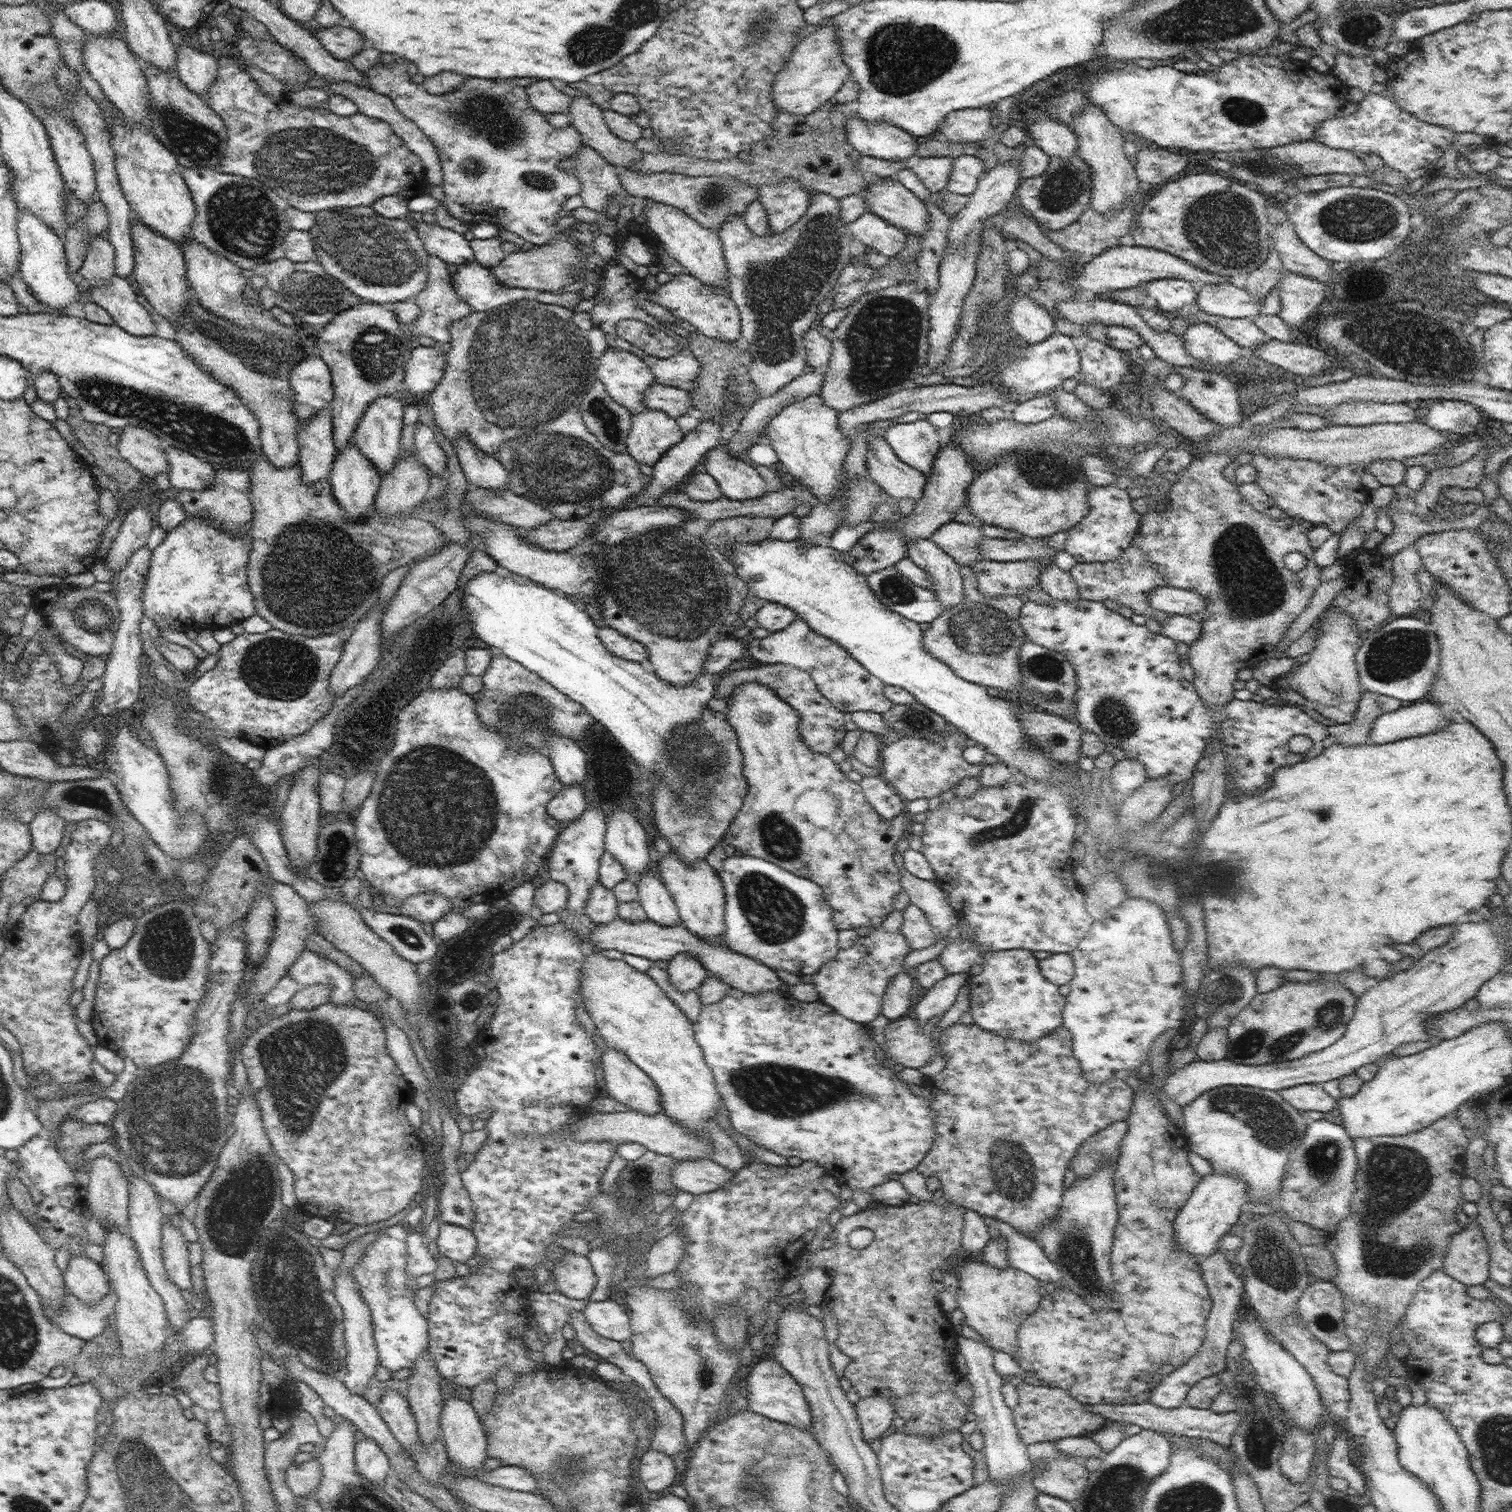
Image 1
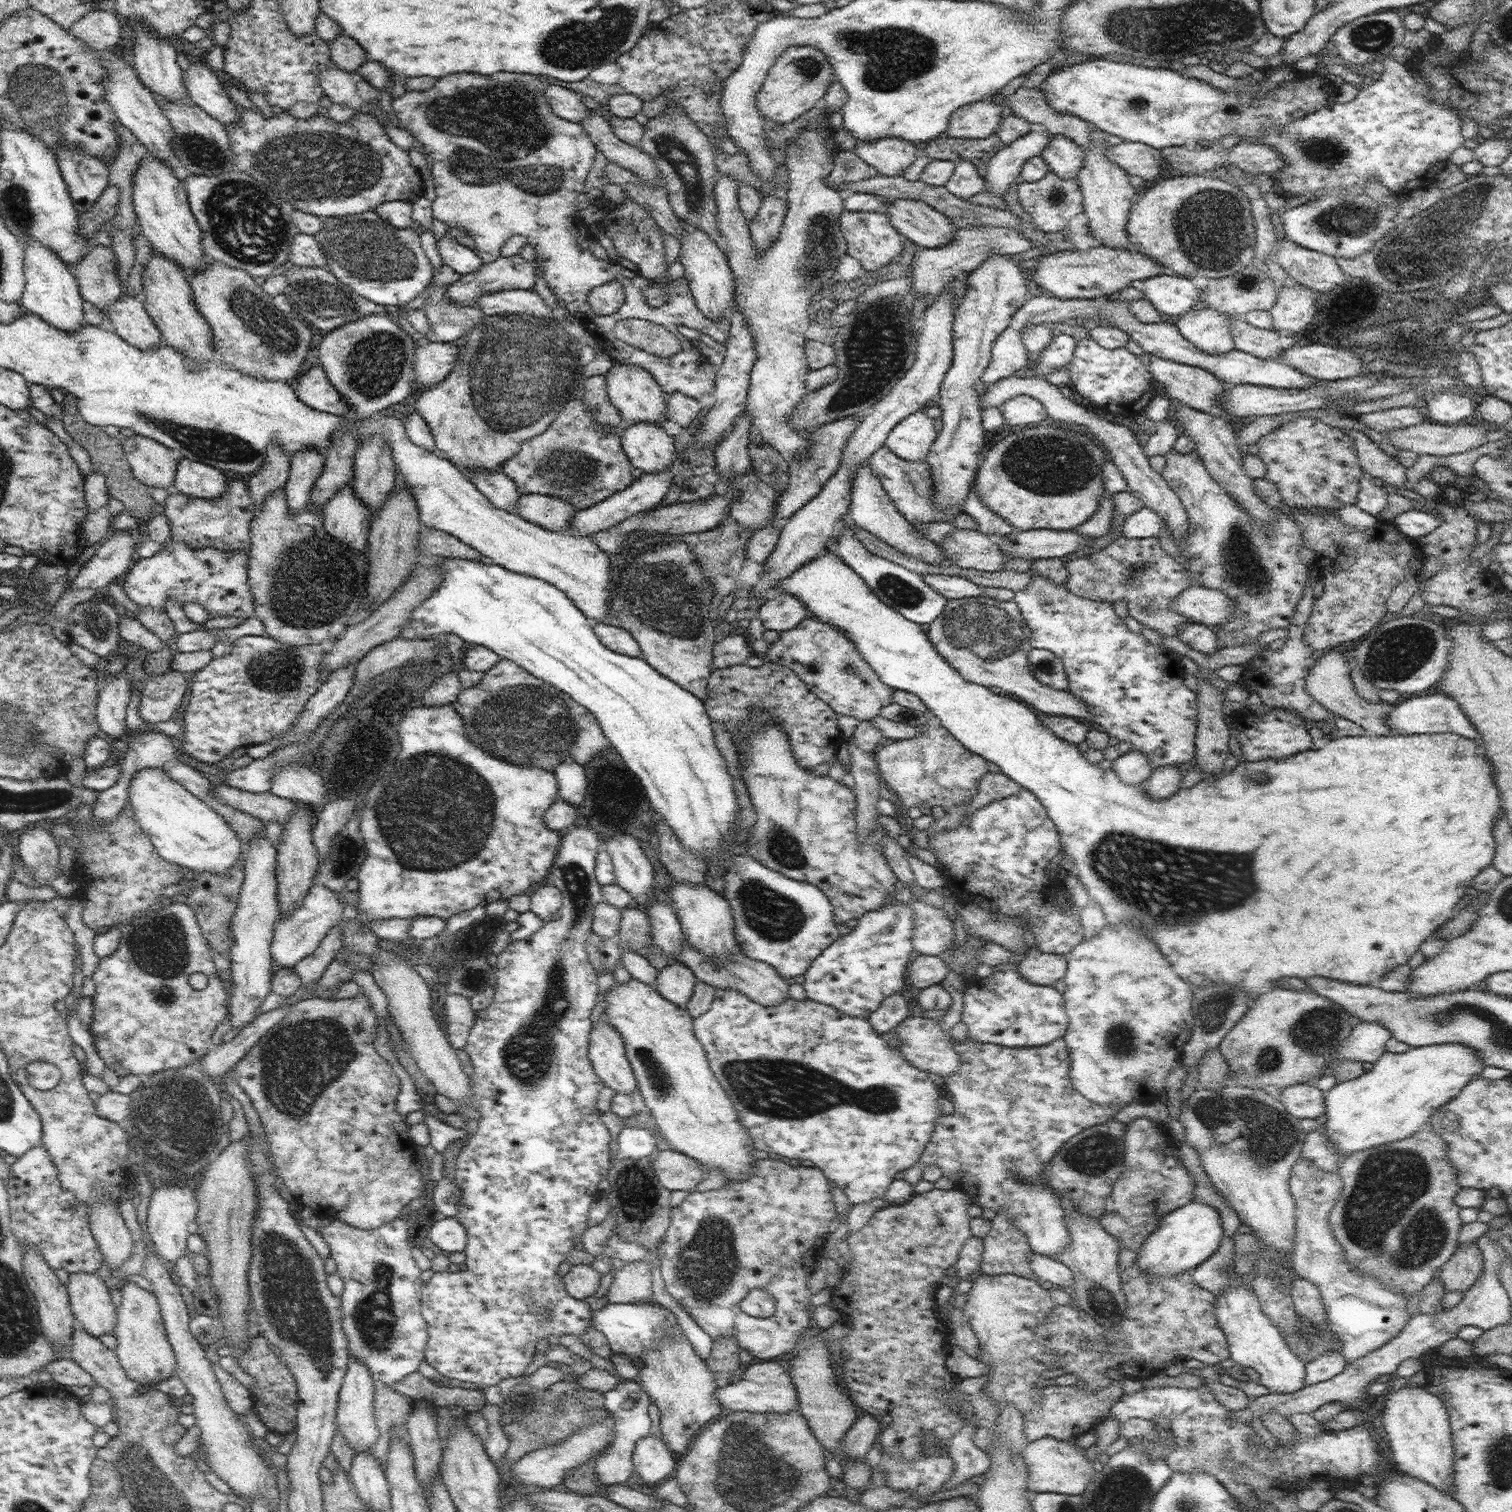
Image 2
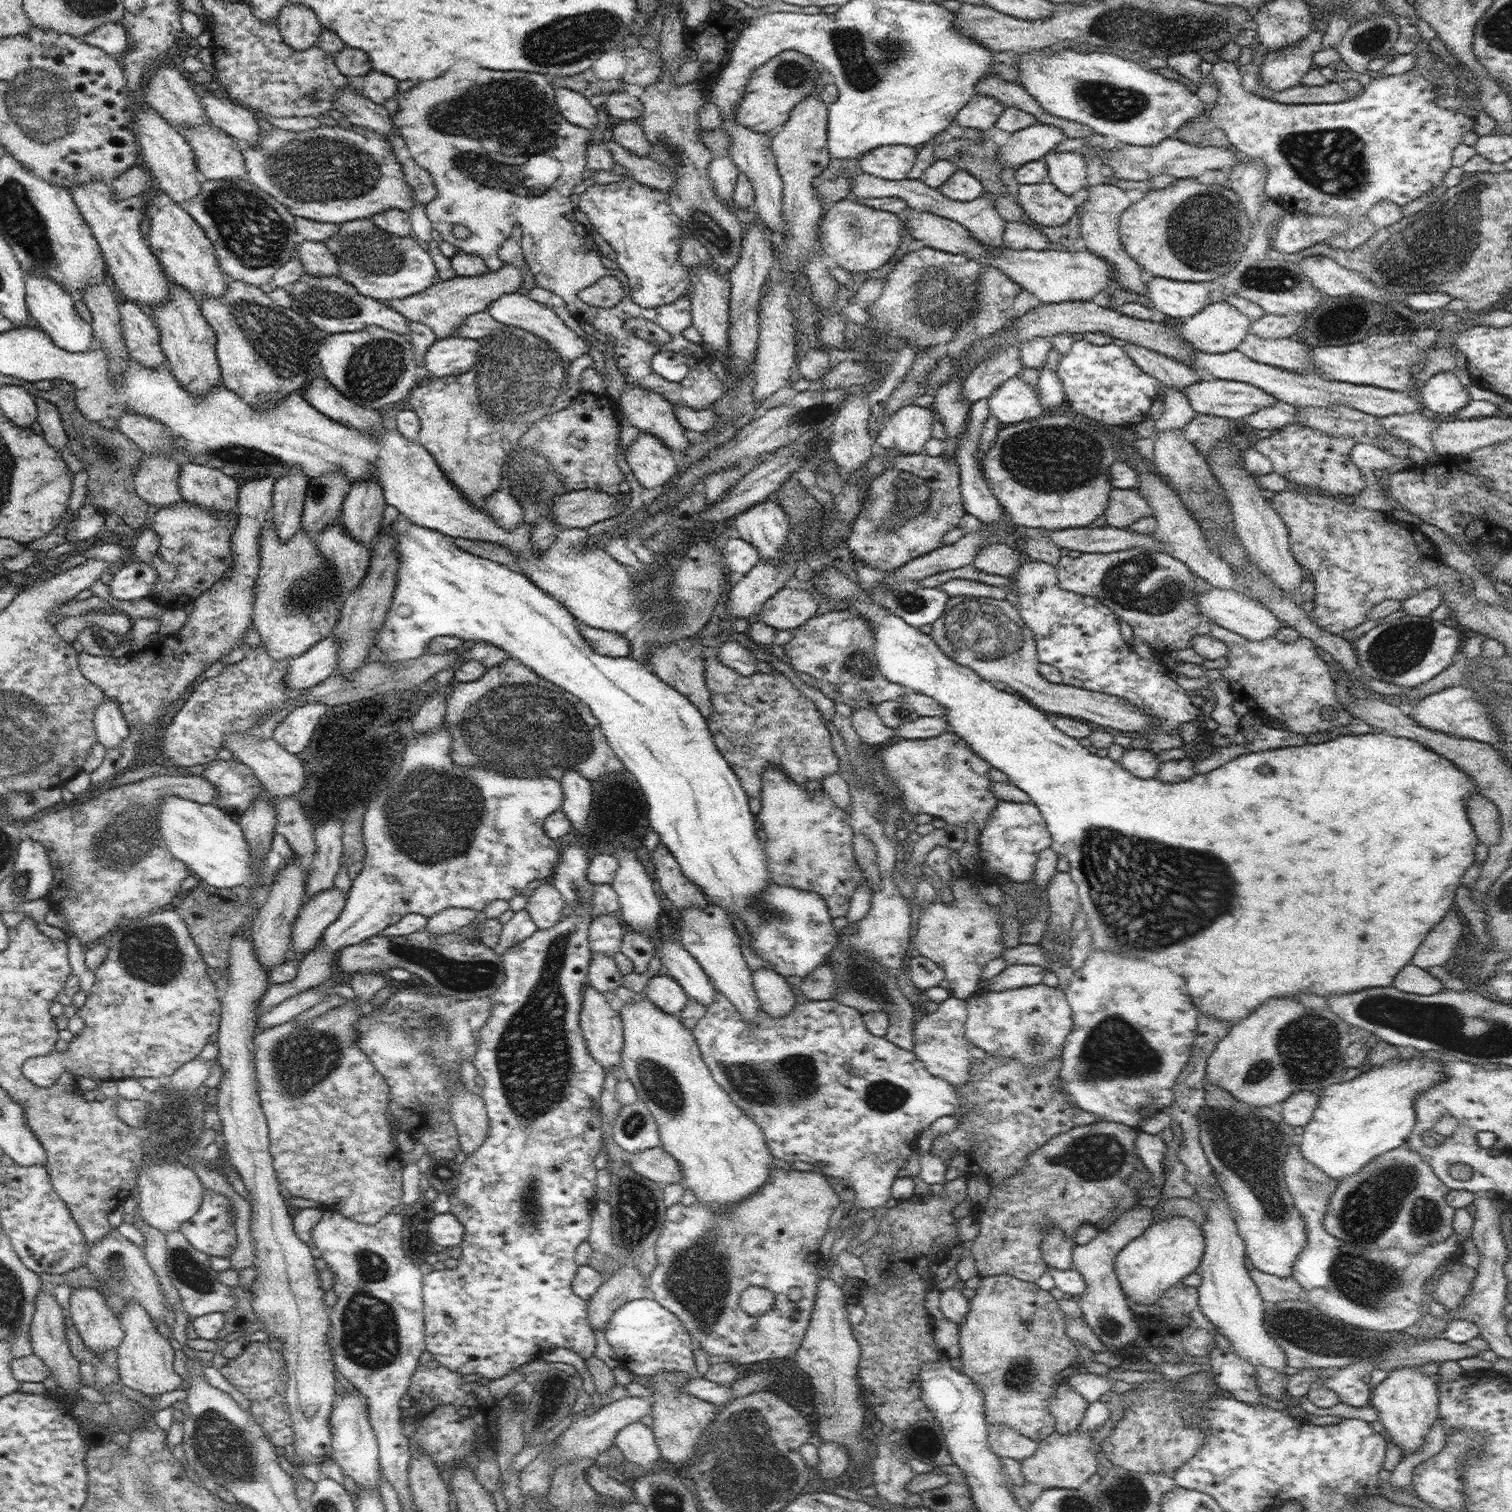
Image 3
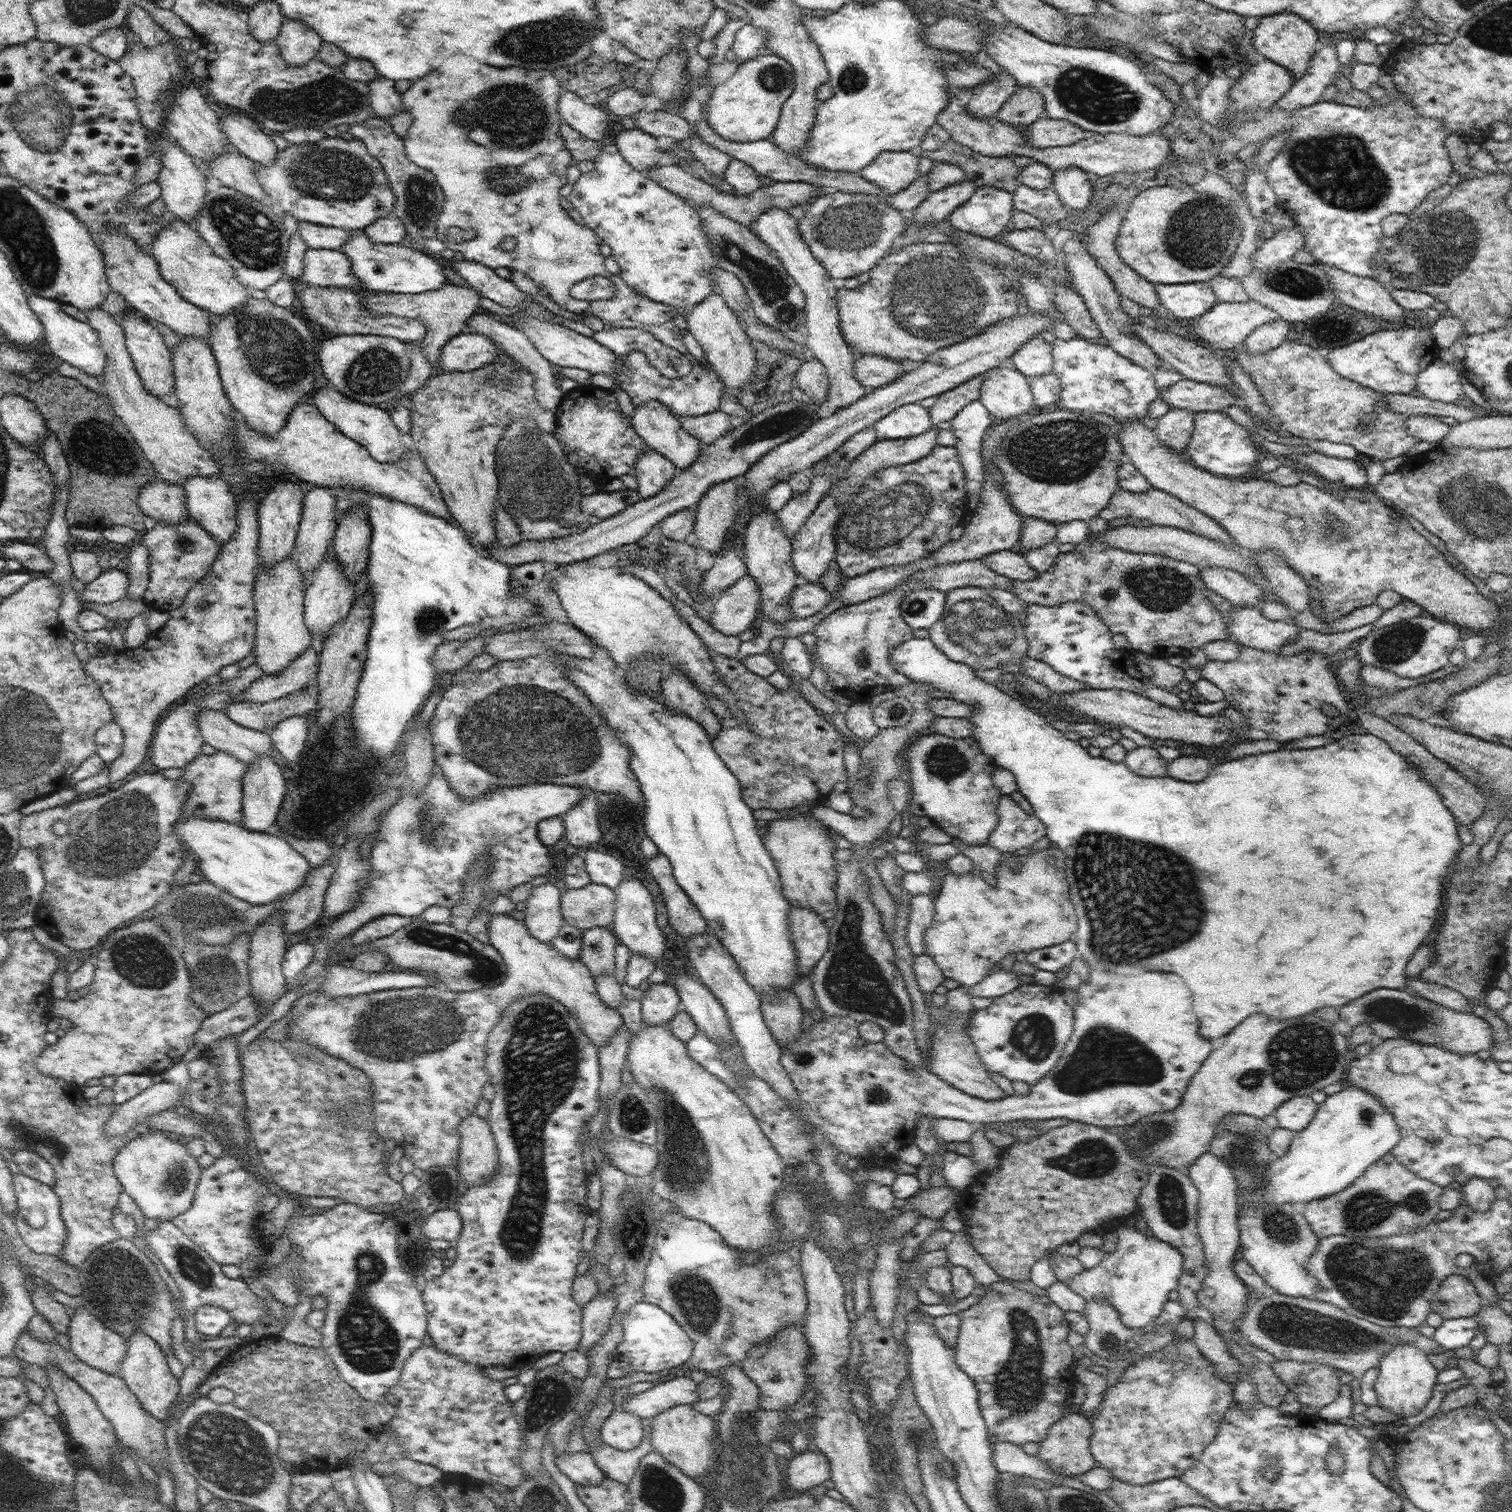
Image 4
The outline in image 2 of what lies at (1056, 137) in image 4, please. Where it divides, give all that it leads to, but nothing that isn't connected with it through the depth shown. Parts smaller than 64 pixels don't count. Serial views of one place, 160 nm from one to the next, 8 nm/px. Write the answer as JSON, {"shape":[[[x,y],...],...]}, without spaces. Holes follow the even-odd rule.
{"shape":[[[1028,131],[996,153],[989,161],[985,180],[992,192],[1003,197],[1014,182],[1020,180],[1024,164],[1032,156],[1041,156],[1052,137],[1044,131]]]}

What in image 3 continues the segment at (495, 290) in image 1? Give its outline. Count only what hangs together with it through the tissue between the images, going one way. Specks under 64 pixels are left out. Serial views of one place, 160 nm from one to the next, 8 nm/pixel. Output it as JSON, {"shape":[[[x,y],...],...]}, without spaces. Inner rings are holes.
{"shape":[[[515,292],[502,295],[500,298],[492,301],[487,311],[494,320],[497,320],[503,325],[511,327],[516,325],[518,328],[523,328],[525,331],[543,338],[555,350],[555,353],[558,353],[567,361],[573,362],[579,356],[588,354],[588,344],[584,342],[584,339],[578,337],[578,334],[566,326],[554,310],[542,303],[536,302],[536,300],[532,300],[526,293]]]}

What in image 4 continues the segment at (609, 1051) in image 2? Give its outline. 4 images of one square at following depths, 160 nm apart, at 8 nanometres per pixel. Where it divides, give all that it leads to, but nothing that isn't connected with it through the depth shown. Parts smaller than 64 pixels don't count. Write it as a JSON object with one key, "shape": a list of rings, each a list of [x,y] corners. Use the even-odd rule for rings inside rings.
{"shape":[[[491,913],[488,932],[489,942],[502,955],[507,966],[502,982],[492,988],[456,992],[436,983],[416,988],[388,989],[358,997],[330,996],[317,990],[302,995],[288,1012],[293,1016],[288,1039],[306,1041],[330,1056],[348,1061],[349,1065],[369,1076],[373,1088],[378,1088],[372,1094],[374,1134],[403,1147],[404,1157],[412,1160],[415,1168],[422,1172],[432,1166],[458,1166],[460,1122],[474,1114],[482,1099],[482,1087],[486,1082],[490,1083],[486,1065],[488,1037],[511,1002],[534,993],[555,998],[570,1011],[597,1048],[611,1040],[623,1025],[619,1009],[602,1002],[595,987],[595,978],[578,958],[570,960],[552,944],[540,942],[529,933],[523,921],[508,917],[506,913]]]}

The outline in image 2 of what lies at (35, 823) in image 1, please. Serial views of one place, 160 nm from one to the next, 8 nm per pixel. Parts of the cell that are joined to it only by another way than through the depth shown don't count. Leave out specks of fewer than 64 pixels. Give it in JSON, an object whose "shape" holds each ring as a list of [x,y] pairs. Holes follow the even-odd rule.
{"shape":[[[50,823],[28,826],[16,846],[20,858],[33,874],[35,886],[48,885],[58,872],[58,845],[50,830]]]}

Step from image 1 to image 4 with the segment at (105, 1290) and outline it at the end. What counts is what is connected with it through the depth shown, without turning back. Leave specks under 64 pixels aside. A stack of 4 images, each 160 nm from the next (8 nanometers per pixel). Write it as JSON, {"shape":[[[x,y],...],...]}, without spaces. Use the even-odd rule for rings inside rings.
{"shape":[[[84,1305],[76,1309],[69,1326],[71,1351],[88,1366],[120,1375],[127,1339],[107,1329]]]}

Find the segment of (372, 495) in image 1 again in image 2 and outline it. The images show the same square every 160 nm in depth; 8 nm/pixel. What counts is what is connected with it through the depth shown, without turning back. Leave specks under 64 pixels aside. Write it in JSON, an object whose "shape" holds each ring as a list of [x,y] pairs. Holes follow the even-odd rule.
{"shape":[[[352,484],[344,485],[325,504],[323,525],[336,541],[351,549],[366,552],[373,514],[353,490]]]}

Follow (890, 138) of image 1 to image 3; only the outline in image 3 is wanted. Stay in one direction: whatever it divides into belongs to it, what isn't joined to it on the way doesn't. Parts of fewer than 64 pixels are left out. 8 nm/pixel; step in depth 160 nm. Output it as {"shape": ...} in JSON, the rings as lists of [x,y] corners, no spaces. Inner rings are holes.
{"shape":[[[904,145],[882,146],[859,158],[860,172],[885,180],[908,179],[917,159],[917,150]]]}

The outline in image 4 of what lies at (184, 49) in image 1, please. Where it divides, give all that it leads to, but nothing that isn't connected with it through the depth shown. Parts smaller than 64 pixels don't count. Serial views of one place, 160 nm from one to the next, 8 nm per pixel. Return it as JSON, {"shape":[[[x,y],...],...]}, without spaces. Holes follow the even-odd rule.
{"shape":[[[218,106],[218,109],[222,133],[239,154],[262,168],[276,164],[279,151],[260,123],[243,112],[233,112],[230,107]]]}

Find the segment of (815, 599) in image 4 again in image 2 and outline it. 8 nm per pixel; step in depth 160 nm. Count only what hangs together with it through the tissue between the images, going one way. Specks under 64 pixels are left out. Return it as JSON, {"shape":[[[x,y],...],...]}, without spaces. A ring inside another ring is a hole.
{"shape":[[[783,592],[772,600],[767,600],[760,608],[758,616],[764,629],[776,630],[779,634],[796,628],[809,616],[806,605],[798,597]]]}

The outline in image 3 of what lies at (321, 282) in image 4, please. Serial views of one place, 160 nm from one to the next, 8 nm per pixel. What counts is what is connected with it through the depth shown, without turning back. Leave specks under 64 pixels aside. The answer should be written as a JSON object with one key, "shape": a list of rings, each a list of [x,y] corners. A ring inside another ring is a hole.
{"shape":[[[301,240],[296,253],[308,275],[314,278],[332,278],[340,275],[337,258],[325,242]]]}

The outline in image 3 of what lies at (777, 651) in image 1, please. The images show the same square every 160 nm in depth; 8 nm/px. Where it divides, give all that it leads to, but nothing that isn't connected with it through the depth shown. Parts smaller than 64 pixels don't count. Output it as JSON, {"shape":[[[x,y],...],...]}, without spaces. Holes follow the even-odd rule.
{"shape":[[[847,608],[810,618],[796,629],[792,642],[785,647],[785,653],[790,659],[790,666],[812,676],[819,690],[834,703],[847,705],[853,710],[870,710],[885,701],[902,700],[906,693],[906,688],[889,682],[880,672],[874,648],[876,637],[870,621],[855,608]]]}

